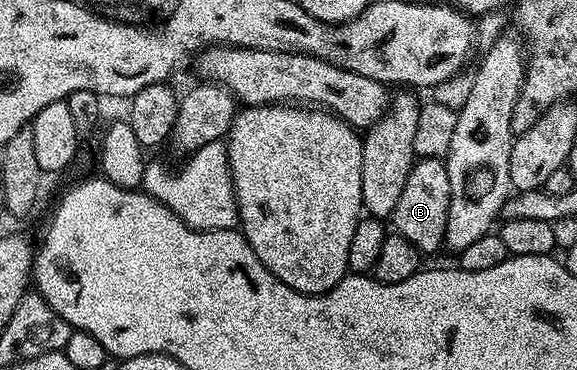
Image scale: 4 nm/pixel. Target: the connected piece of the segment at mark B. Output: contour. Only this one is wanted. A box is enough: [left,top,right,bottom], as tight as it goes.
[389,158,449,255]

